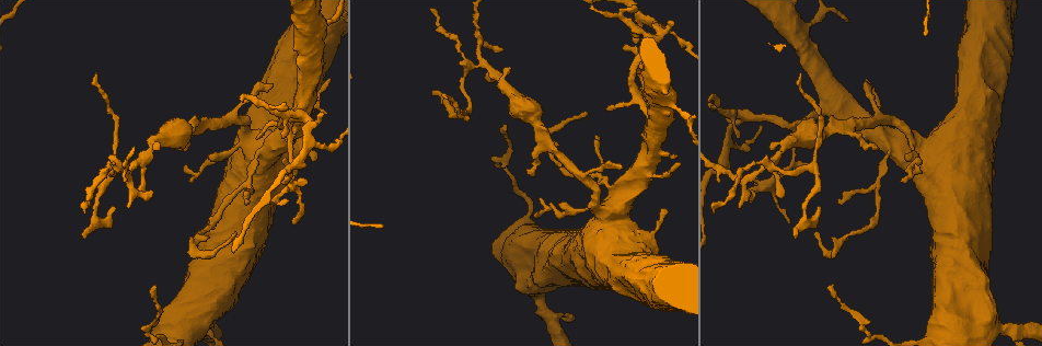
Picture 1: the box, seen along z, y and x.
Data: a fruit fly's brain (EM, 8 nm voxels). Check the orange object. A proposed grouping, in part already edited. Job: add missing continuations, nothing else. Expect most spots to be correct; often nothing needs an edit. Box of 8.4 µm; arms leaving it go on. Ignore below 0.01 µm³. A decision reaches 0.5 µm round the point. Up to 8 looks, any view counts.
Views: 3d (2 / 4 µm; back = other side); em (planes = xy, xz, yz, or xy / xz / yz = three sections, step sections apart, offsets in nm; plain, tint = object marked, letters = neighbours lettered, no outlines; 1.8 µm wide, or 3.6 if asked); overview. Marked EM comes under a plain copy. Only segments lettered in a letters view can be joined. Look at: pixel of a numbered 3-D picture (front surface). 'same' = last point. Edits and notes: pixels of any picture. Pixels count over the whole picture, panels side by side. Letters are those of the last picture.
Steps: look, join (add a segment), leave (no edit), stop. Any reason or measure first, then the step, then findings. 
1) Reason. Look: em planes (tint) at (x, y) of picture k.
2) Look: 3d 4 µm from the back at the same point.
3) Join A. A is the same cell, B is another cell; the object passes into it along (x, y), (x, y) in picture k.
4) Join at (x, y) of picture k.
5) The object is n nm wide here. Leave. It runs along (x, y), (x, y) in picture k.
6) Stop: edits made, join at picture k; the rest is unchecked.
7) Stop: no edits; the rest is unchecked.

Branch stops here. Look: em planes (letters) at (151, 192) of picture 1.

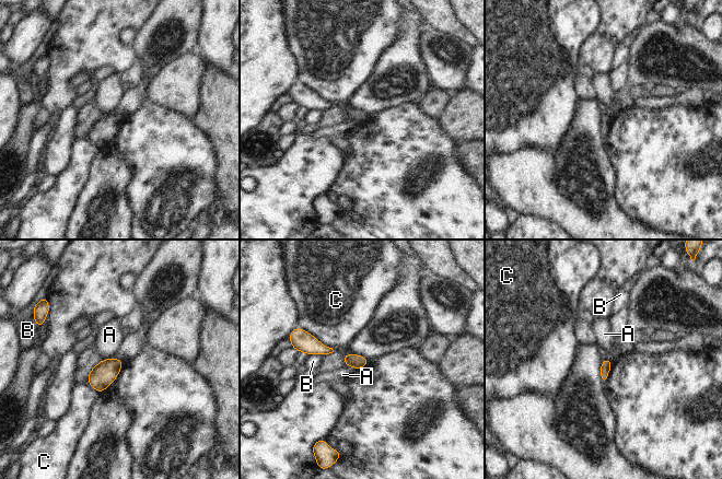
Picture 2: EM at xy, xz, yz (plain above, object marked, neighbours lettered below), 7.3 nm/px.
The object is 80 nm wide here. Leave. A, B and C are other cells; a border runs along (345, 364), (356, 369) in picture 2; no lettered segment goes on from it.

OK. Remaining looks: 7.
Touches itself. Look: em 3.6 µm planes (tint) at (973, 314) of picture 1.

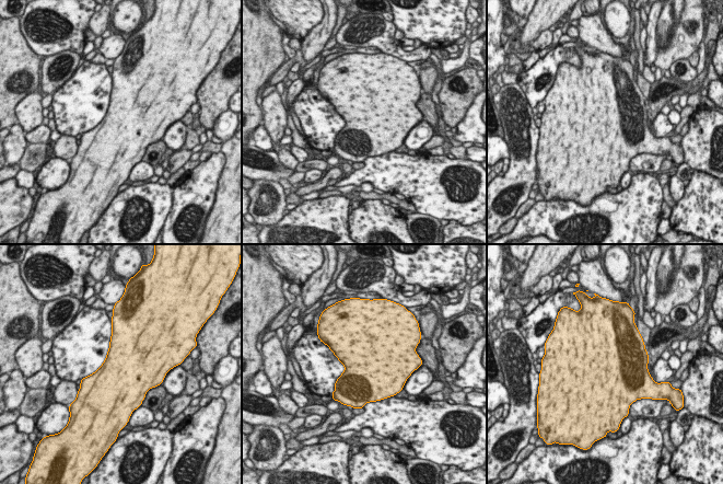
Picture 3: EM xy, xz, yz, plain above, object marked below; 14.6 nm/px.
What lies round it. Look: em 3.6 µm planes (letters) at the same point.

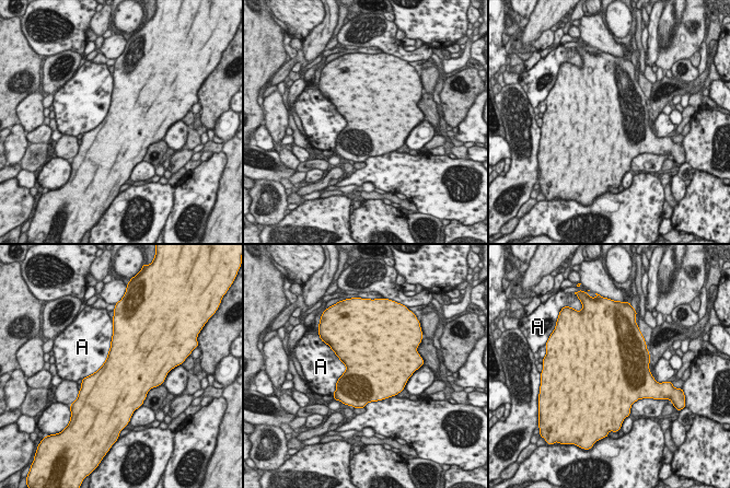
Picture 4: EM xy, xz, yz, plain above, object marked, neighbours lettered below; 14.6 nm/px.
Leave. A is another cell; a border runs along (113, 329), (105, 361), (84, 378) in picture 4; none of them fits.

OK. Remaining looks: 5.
Sharp bend. Look: 3d 2 µm at (742, 115) of picture 1.

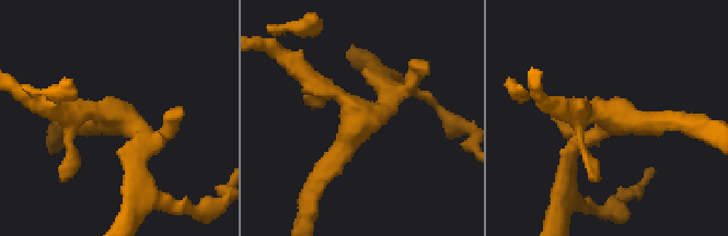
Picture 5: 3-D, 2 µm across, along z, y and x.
Look: em 3.6 µm yz step 16 (tint) at (357, 118) of picture 5.

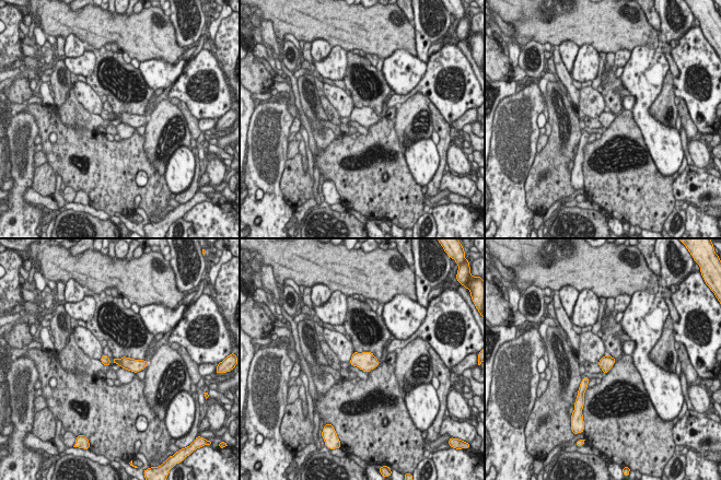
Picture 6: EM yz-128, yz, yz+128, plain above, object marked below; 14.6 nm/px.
Look: em 3.6 µm planes (letters) at the same point.

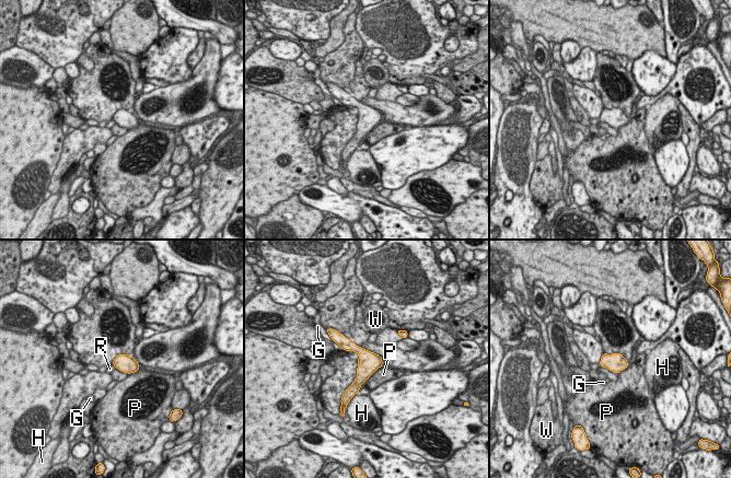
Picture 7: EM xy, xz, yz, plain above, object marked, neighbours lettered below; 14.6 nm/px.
The object is 260 nm wide here. Leave. G, H, P, R and W are other cells; a border runs along (112, 364), (116, 368) in picture 7; no lettered segment goes on from it.

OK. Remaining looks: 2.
Stop: no edits; the rest is unchecked.

